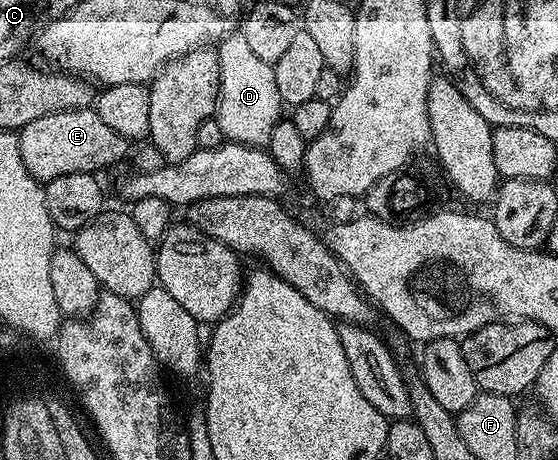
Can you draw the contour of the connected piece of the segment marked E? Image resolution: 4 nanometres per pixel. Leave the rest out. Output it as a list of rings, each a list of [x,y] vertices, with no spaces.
[[[94,108],[40,116],[40,120],[32,120],[32,124],[18,134],[18,143],[24,168],[28,168],[30,175],[43,184],[56,180],[56,176],[68,176],[72,172],[97,175],[98,170],[106,170],[125,158],[127,161],[132,150],[128,139],[112,132]]]

